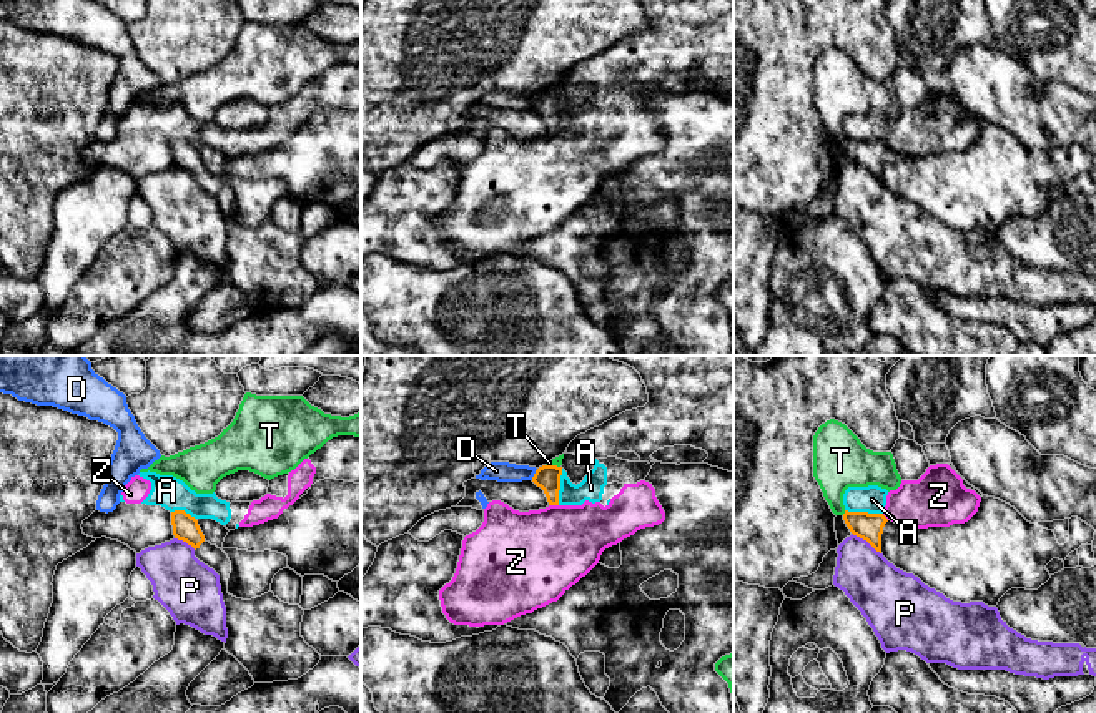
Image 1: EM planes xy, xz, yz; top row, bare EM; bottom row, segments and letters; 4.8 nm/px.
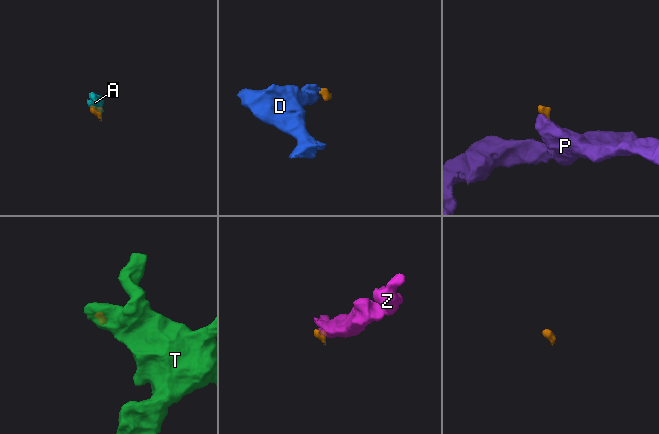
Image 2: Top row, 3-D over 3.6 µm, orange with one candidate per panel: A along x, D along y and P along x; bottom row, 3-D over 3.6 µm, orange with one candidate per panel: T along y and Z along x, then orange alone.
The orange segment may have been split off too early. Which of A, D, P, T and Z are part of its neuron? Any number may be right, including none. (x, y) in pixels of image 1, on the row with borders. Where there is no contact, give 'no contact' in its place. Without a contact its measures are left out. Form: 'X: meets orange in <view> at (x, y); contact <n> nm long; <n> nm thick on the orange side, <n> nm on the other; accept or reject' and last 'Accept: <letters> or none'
A: meets orange in yz at (863, 512); contact 190 nm long; 130 nm thick on the orange side, 140 nm on the other; reject
D: meets orange in xz at (534, 474); contact 70 nm long; 120 nm thick on the orange side, 100 nm on the other; reject
P: meets orange in yz at (867, 540); contact 180 nm long; 130 nm thick on the orange side, 280 nm on the other; reject
T: meets orange in yz at (845, 512); contact 30 nm long; 130 nm thick on the orange side, 260 nm on the other; reject
Z: meets orange in xz at (554, 504); contact 50 nm long; 120 nm thick on the orange side, 420 nm on the other; reject
Accept: none

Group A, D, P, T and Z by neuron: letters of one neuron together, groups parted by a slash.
A Z / D / P / T

